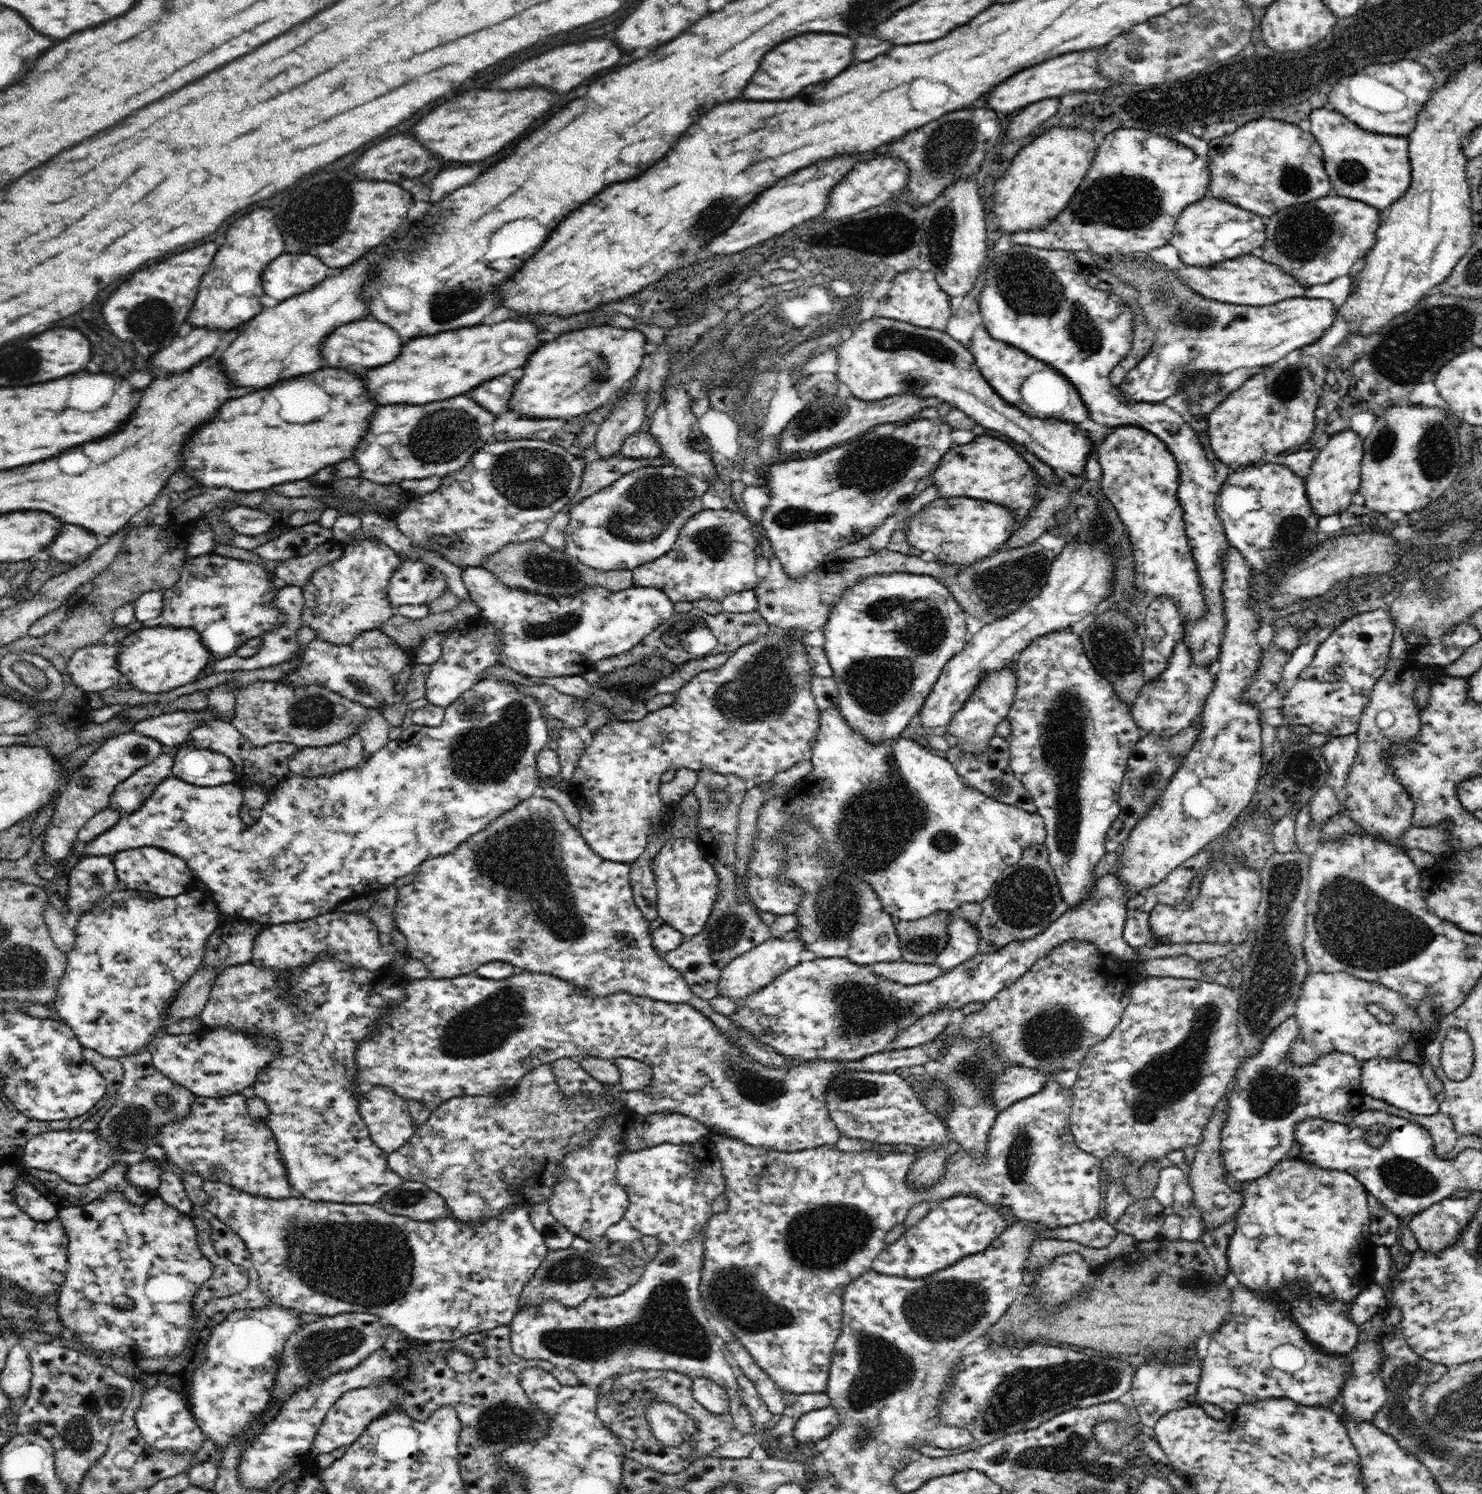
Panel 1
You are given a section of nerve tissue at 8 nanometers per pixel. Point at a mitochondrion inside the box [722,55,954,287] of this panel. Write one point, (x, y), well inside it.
(893, 233)

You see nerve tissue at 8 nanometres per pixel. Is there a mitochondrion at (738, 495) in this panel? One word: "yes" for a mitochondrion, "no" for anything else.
no

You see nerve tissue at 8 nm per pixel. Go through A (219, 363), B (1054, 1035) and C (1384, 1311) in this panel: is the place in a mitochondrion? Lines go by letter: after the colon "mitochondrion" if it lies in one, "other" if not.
A: other
B: mitochondrion
C: other

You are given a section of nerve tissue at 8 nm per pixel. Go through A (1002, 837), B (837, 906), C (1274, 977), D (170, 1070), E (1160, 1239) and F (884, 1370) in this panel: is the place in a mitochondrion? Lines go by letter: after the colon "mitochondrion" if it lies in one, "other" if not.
A: other
B: mitochondrion
C: mitochondrion
D: other
E: other
F: mitochondrion

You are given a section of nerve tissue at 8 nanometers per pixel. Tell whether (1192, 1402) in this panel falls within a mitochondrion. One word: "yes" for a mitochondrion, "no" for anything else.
no

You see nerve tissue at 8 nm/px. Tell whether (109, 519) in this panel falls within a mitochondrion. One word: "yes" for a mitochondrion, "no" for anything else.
no

